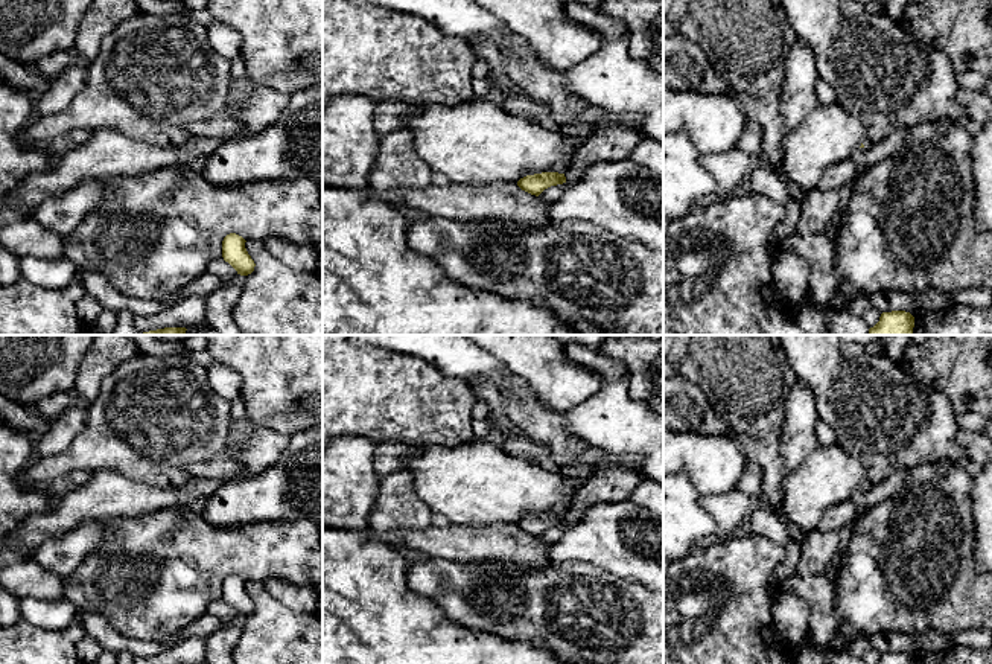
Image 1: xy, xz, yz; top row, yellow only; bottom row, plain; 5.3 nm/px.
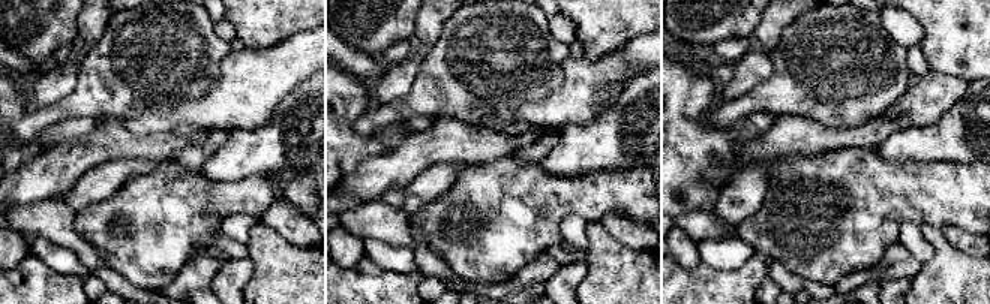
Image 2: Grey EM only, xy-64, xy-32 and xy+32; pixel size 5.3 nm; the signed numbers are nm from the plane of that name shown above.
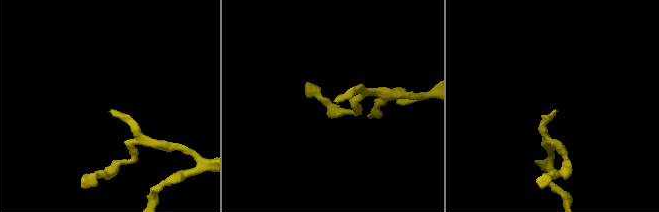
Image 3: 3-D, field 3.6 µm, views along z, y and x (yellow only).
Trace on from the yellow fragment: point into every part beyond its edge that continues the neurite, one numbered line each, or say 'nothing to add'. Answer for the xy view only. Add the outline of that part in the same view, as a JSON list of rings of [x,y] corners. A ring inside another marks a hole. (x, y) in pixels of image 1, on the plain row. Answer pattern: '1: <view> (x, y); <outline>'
nothing to add

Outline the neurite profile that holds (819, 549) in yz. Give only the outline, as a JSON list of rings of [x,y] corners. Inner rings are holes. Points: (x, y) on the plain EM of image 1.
[[[809,532],[802,544],[797,576],[825,574],[840,547],[840,532]]]

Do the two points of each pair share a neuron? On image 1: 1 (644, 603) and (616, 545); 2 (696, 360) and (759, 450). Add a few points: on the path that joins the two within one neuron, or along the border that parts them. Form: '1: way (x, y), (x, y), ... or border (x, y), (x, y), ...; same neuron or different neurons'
1: border (600, 568), (618, 577), (638, 582), (647, 590); different neurons
2: way (718, 383), (753, 418), (756, 427); same neuron

